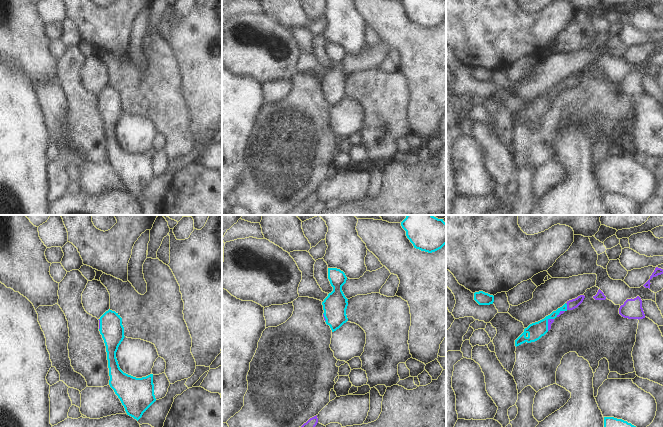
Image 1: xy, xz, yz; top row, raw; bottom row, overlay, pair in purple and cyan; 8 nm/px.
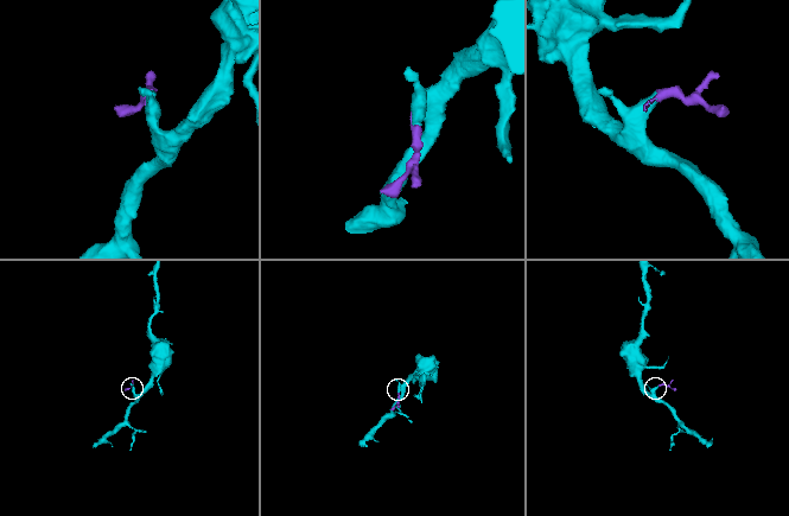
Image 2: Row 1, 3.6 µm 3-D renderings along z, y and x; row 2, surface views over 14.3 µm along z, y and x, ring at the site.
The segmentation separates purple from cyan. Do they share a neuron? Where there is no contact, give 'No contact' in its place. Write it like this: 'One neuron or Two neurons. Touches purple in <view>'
One neuron. Touches purple in yz.

